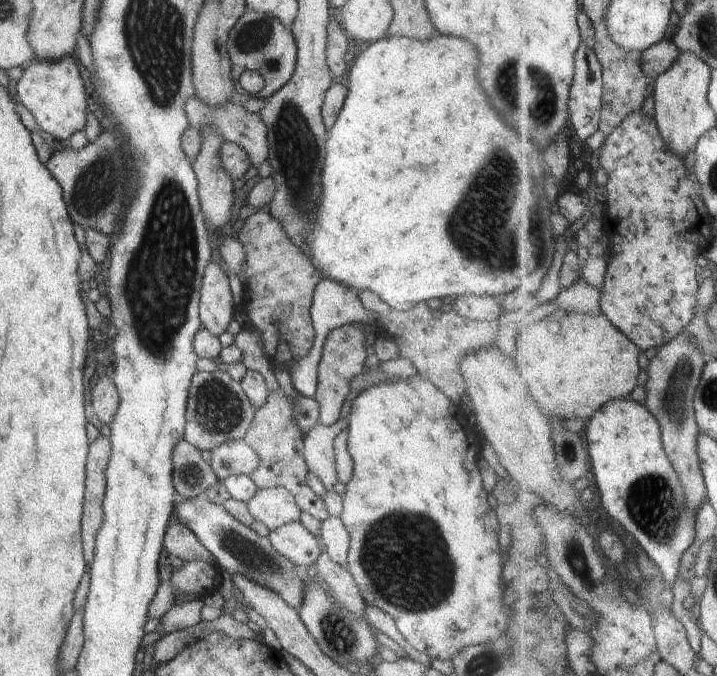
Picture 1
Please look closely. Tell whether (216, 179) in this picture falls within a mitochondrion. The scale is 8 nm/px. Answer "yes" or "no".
no

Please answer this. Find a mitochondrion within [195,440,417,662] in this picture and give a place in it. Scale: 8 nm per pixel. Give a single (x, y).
(256, 560)

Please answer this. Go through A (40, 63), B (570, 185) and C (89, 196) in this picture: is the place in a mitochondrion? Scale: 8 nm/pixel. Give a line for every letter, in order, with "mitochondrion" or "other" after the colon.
A: other
B: other
C: mitochondrion

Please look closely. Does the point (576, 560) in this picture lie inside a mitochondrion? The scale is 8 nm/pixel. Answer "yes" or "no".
yes

